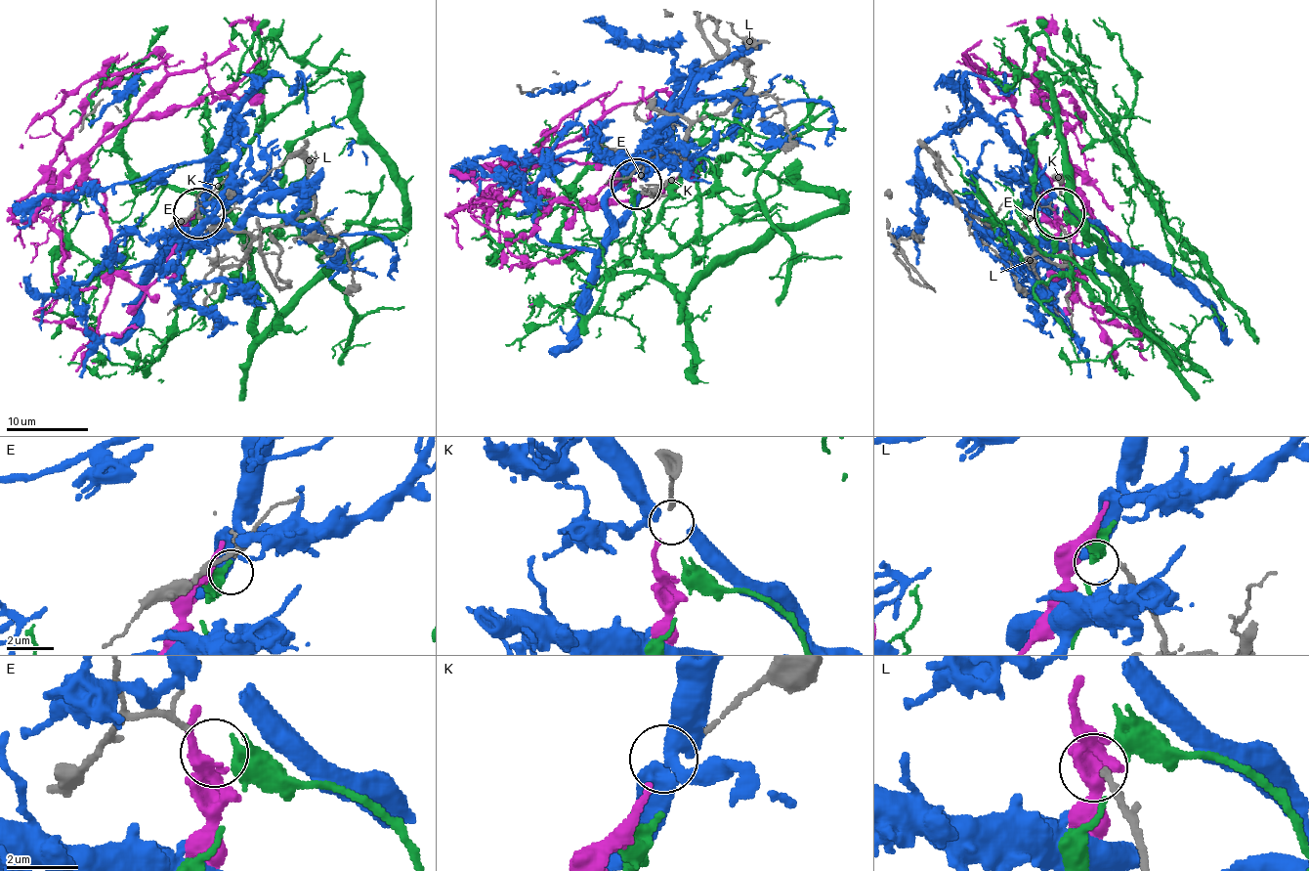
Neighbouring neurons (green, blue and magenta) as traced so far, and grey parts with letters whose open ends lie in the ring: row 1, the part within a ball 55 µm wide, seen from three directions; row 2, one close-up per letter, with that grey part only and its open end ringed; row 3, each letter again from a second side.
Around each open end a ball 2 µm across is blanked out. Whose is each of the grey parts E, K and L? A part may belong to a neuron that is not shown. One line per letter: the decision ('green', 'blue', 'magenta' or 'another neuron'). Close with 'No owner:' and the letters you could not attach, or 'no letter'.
E: green
K: magenta
L: another neuron
No owner: L

